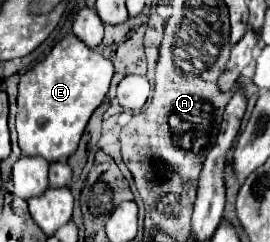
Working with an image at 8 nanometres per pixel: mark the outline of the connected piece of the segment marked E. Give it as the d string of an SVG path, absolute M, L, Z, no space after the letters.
M66 34L40 64L20 78L16 132L22 154L42 156L50 164L66 162L76 152L92 112L102 104L112 74L114 66L108 58L86 48L74 34Z

